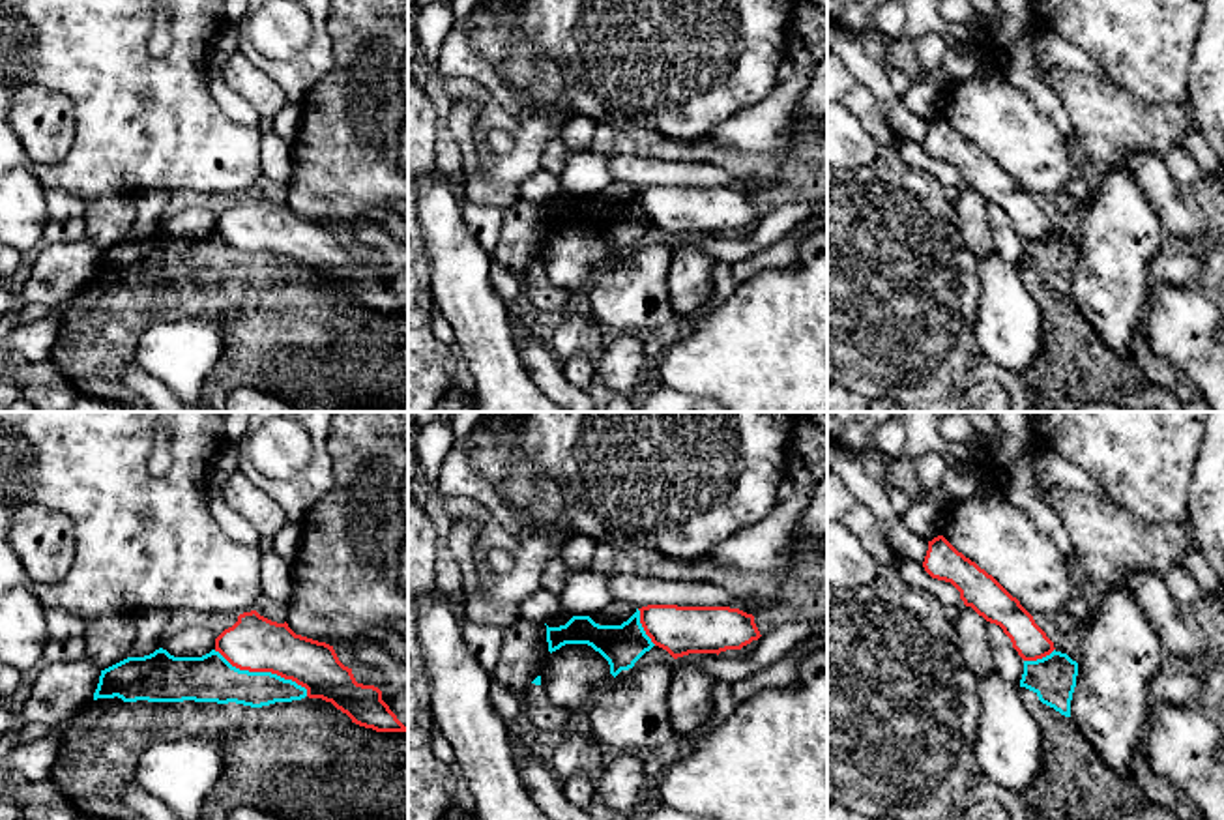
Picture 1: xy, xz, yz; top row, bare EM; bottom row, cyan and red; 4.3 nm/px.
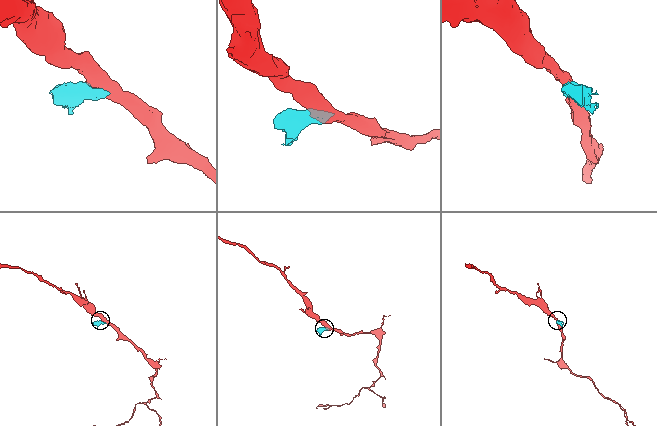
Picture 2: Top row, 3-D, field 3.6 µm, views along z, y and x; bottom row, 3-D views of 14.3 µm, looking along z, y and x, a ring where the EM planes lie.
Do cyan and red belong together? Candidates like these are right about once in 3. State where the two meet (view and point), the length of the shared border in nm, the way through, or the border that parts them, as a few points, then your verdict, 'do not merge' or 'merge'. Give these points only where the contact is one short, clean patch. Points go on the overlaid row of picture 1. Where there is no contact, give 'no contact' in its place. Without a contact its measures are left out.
contact xy (262, 673); length 460 nm; border xy (214, 650), (240, 669), (270, 671), (291, 678), (307, 695); do not merge

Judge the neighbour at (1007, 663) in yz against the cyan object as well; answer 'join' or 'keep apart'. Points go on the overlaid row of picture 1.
keep apart

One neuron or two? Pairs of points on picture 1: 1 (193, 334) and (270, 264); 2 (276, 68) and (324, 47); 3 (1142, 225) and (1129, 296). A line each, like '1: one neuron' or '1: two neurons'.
1: two neurons
2: one neuron
3: one neuron

